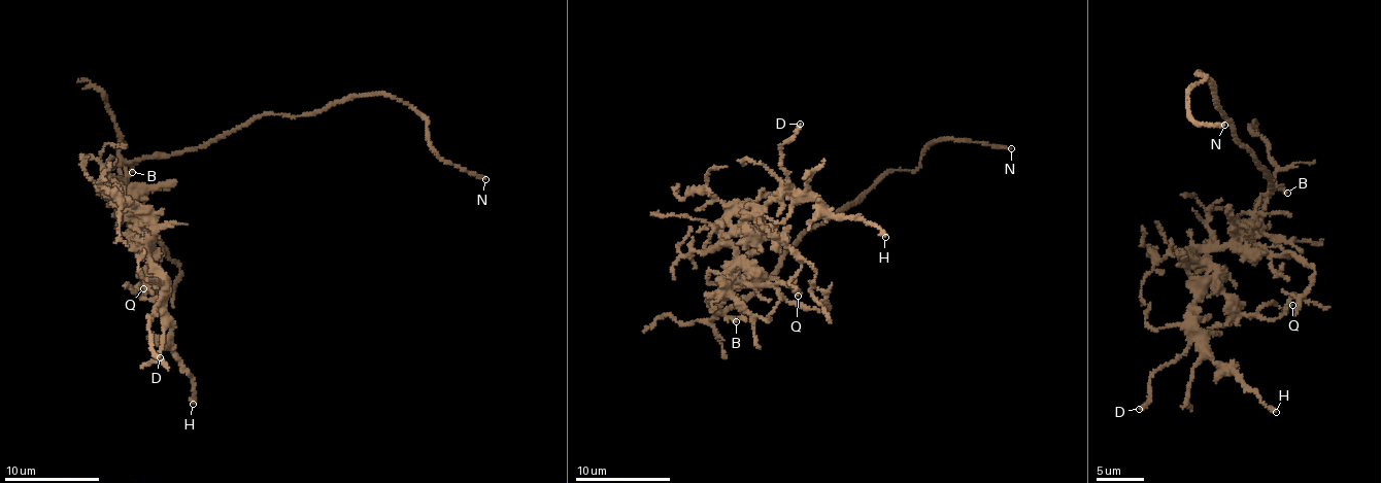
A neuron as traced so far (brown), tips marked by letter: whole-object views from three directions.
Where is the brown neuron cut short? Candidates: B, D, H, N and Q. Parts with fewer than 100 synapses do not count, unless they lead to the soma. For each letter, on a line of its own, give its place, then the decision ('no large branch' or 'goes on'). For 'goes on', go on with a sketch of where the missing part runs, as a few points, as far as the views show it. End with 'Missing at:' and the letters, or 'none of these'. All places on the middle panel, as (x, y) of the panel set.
B: (736, 321) | no large branch
D: (800, 124) | no large branch
H: (885, 237) | no large branch
N: (1011, 148) | goes on
Q: (798, 296) | no large branch
Missing at: N

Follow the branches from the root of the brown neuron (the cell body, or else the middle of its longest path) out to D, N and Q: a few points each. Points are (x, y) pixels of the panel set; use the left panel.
D: (164, 154), (120, 166), (134, 204), (125, 205), (138, 216), (164, 287), (148, 318), (160, 357)
N: (164, 154), (263, 115), (311, 115), (386, 94), (417, 110), (444, 161), (485, 179)
Q: (164, 154), (120, 166), (134, 204), (125, 205), (148, 260), (146, 278), (158, 286), (143, 288)

